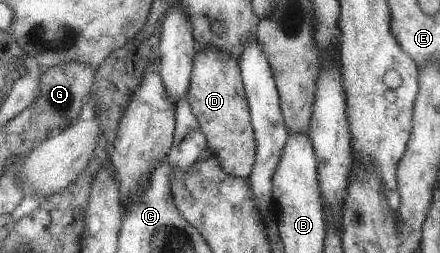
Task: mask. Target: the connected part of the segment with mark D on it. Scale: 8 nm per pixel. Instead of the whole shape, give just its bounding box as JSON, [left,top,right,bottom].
[186,47,255,178]

